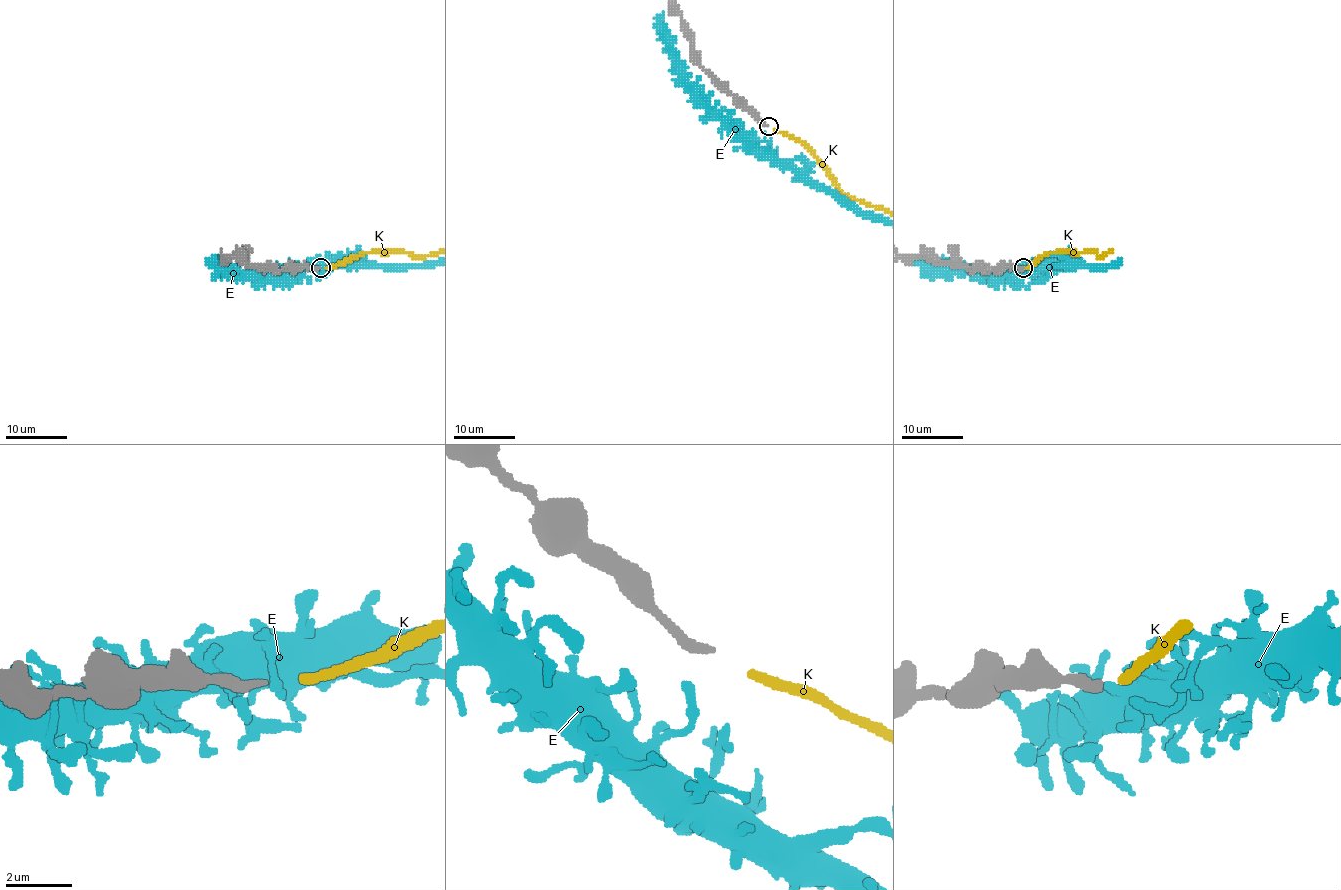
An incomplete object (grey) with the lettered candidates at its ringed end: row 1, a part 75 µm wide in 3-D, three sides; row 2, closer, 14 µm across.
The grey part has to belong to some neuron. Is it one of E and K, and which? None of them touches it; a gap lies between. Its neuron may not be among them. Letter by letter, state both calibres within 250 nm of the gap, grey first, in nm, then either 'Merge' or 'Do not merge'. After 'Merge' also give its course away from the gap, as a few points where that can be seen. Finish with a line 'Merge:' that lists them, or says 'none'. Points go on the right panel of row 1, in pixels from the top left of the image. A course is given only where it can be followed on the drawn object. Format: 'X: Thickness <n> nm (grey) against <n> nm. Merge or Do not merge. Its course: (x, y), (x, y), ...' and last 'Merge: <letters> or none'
E: Thickness 280 nm (grey) against 280 nm. Do not merge
K: Thickness 280 nm (grey) against 280 nm. Do not merge
Merge: none

